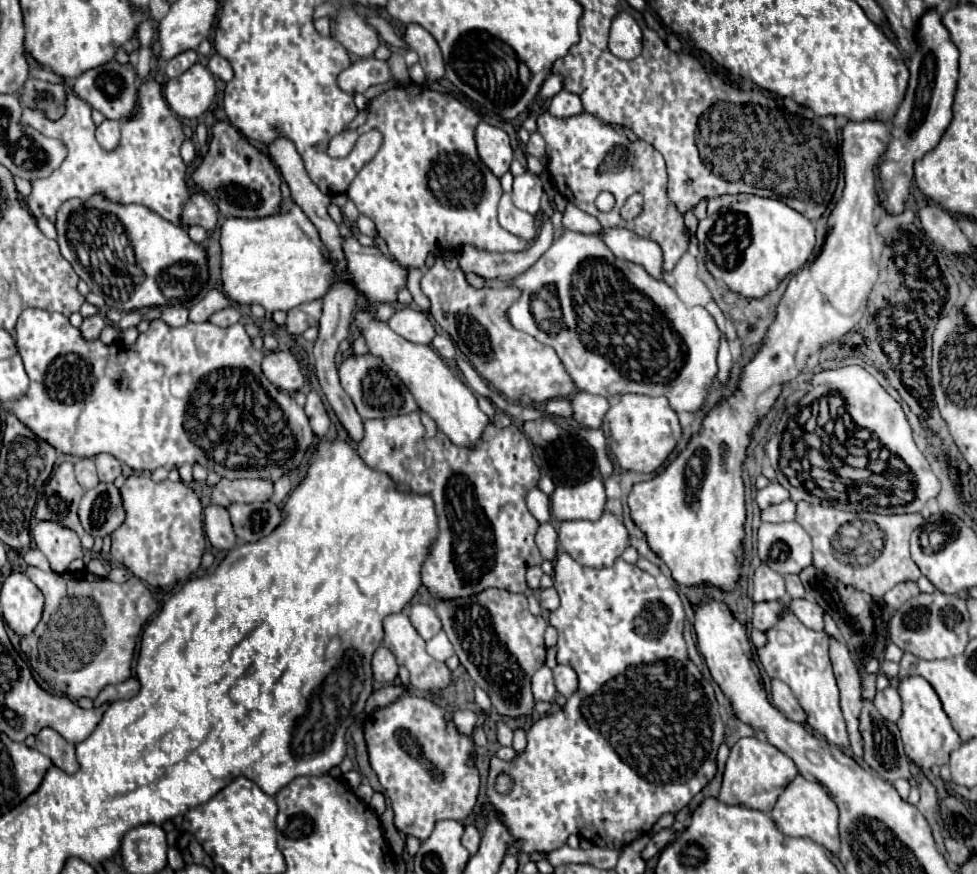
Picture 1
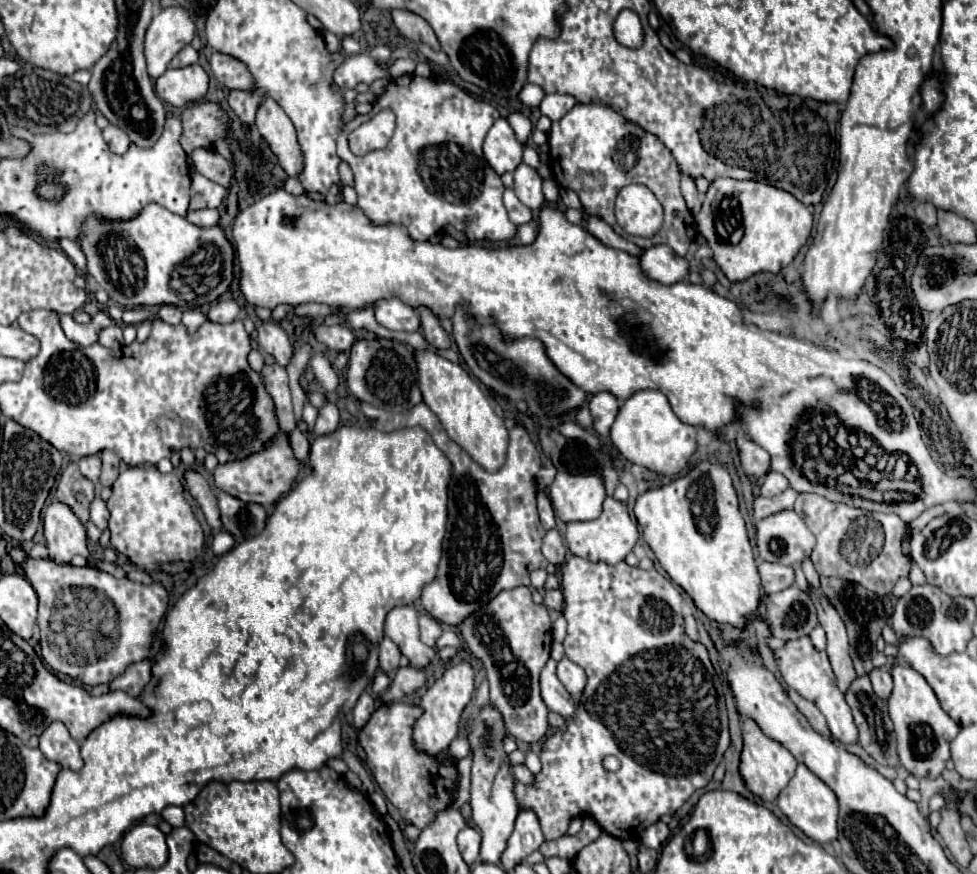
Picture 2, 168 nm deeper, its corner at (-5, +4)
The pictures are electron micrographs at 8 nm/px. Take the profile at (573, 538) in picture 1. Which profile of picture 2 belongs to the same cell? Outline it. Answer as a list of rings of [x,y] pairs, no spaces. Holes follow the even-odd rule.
[[[608,497],[604,501],[604,511],[594,521],[572,521],[566,525],[566,543],[570,551],[578,557],[590,559],[590,561],[604,561],[604,563],[620,563],[636,545],[638,541],[638,529],[636,523],[630,519],[628,509],[624,503],[616,501],[614,497]]]

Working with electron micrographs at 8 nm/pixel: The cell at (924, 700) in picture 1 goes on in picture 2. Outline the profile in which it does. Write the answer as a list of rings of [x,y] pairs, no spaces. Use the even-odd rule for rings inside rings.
[[[892,667],[894,691],[888,699],[890,719],[898,735],[898,755],[908,773],[916,777],[938,777],[950,759],[950,741],[958,735],[960,727],[940,707],[940,701],[928,681],[912,667]]]

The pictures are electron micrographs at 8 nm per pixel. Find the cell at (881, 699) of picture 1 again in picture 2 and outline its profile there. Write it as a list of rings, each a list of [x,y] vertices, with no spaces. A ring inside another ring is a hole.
[[[874,669],[870,675],[870,681],[872,681],[872,687],[874,687],[874,693],[882,699],[882,701],[888,701],[888,697],[892,695],[892,675],[890,673],[884,673],[880,669]]]

